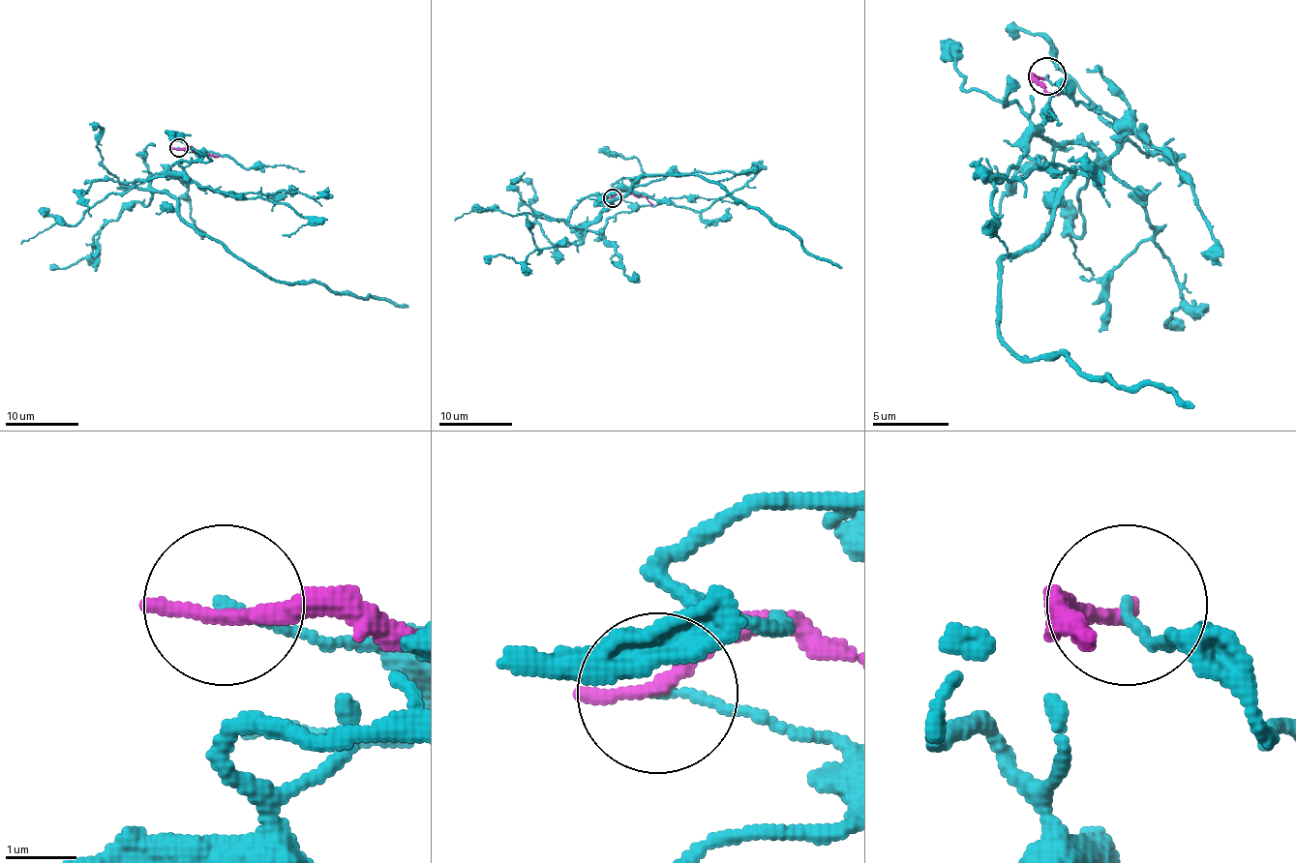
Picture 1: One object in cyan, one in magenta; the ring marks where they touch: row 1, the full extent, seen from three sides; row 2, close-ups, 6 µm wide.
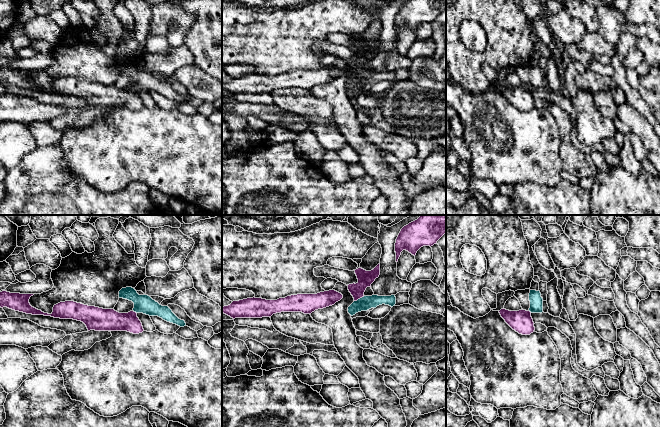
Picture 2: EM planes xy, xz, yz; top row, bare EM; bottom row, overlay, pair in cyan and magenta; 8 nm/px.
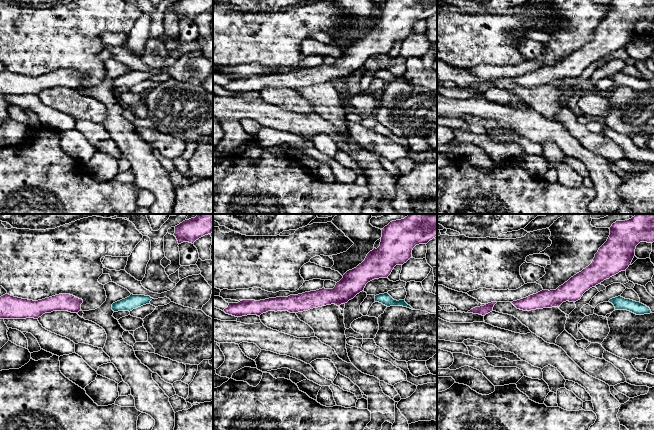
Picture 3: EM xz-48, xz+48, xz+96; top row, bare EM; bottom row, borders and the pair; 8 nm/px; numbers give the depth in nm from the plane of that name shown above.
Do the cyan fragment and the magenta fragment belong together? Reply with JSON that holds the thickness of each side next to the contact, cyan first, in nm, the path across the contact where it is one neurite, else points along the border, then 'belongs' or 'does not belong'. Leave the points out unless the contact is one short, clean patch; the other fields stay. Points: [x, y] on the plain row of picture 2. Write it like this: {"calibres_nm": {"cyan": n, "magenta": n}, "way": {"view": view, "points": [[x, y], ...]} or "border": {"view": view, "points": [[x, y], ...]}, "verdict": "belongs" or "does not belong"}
{"calibres_nm": {"cyan": 120, "magenta": 130}, "border": {"view": "xz", "points": [[364, 72], [354, 77]]}, "verdict": "does not belong"}

